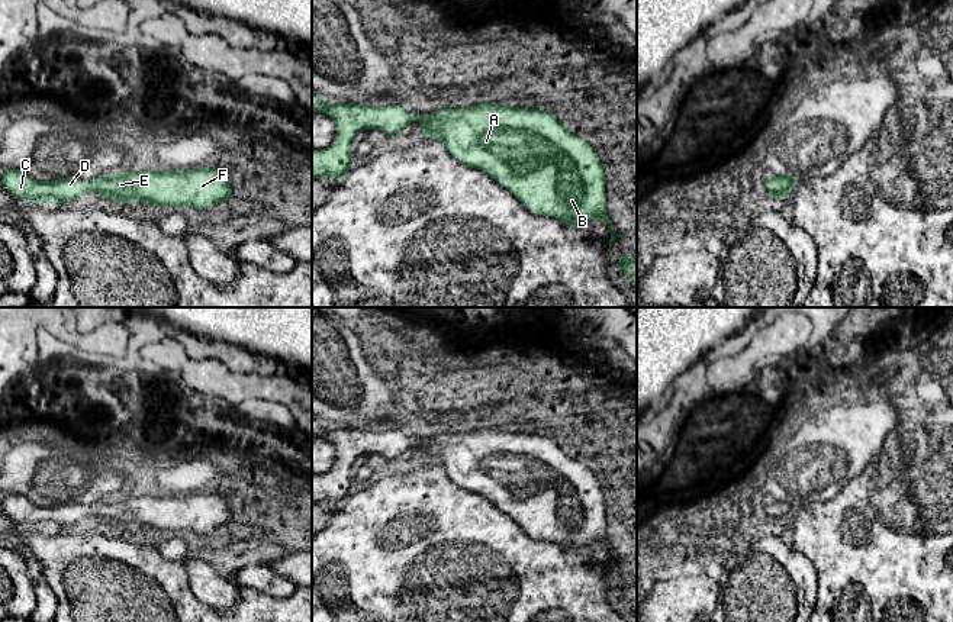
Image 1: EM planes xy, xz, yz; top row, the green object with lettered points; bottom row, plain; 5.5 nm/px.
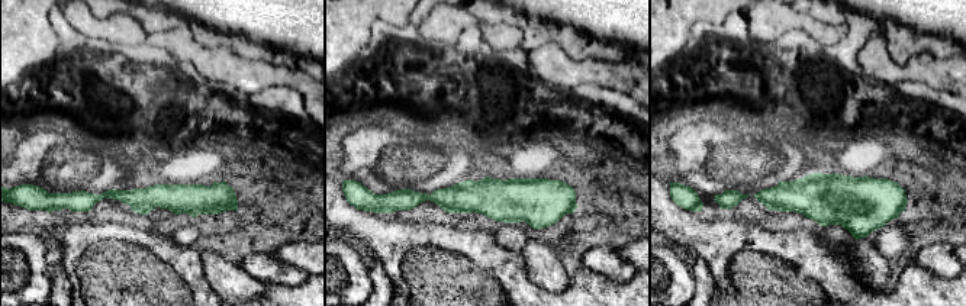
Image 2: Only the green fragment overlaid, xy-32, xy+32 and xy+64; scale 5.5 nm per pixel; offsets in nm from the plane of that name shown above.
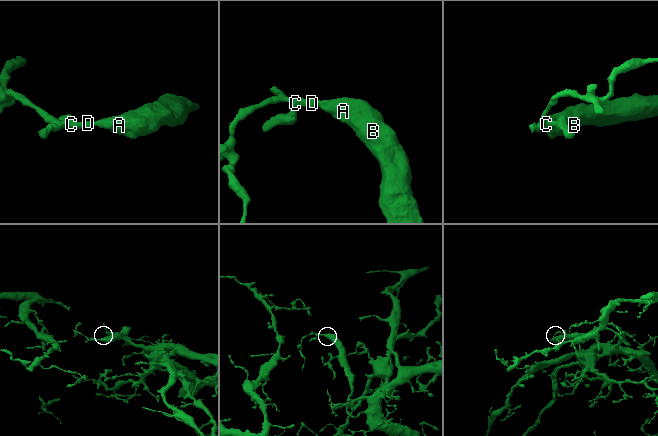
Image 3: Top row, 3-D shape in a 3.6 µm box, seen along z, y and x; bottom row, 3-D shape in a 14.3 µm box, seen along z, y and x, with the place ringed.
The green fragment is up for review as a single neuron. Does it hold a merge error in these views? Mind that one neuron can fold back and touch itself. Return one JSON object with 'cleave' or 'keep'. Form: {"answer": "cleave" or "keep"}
{"answer": "keep"}

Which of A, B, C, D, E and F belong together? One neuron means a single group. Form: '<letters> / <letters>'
A B C D E F

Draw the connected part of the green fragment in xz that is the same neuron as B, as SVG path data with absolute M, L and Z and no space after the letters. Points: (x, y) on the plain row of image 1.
M312 418L313 436L329 439L335 447L337 460L329 473L312 474L312 505L344 503L354 481L351 465L358 457L379 454L393 460L416 444L422 451L422 461L442 465L455 486L489 499L531 538L556 542L569 551L582 551L590 545L605 547L611 557L608 577L612 567L622 563L614 557L614 548L606 539L605 497L598 478L547 435L480 428L413 439L400 431L371 432L364 426L326 428Z

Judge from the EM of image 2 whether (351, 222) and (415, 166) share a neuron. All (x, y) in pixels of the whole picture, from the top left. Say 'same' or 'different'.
different

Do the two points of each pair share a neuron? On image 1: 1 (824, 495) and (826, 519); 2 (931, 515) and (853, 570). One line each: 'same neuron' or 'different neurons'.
1: different neurons
2: same neuron

